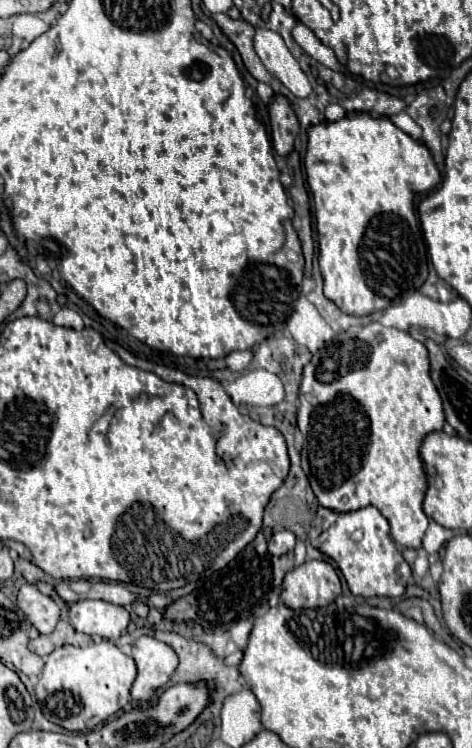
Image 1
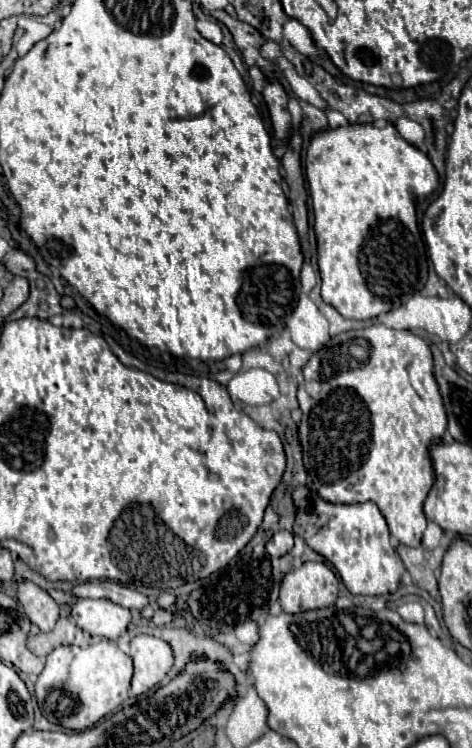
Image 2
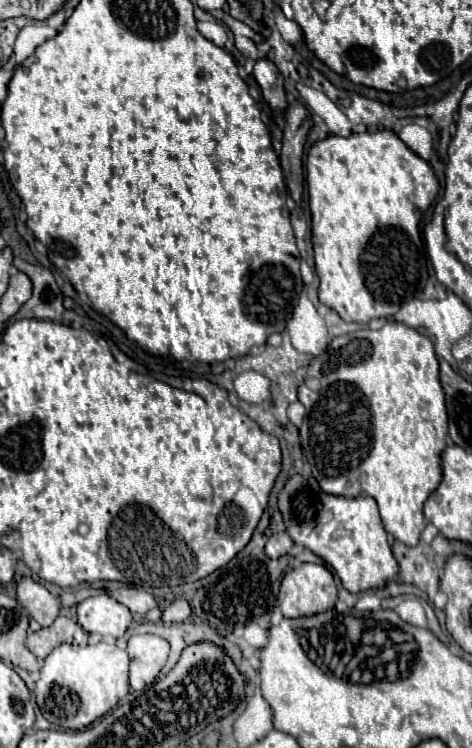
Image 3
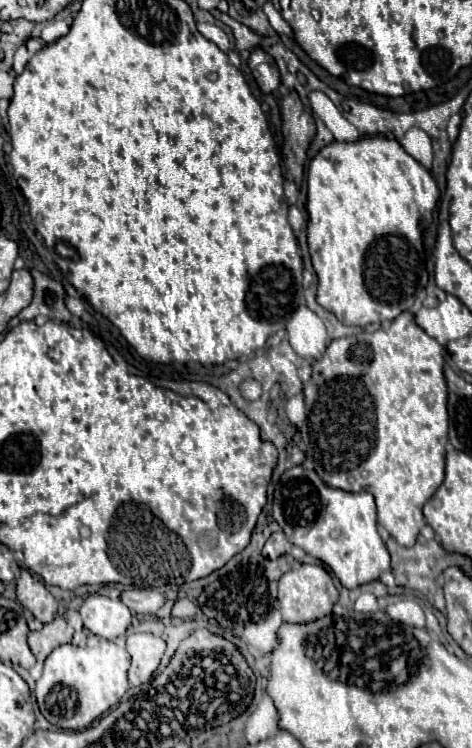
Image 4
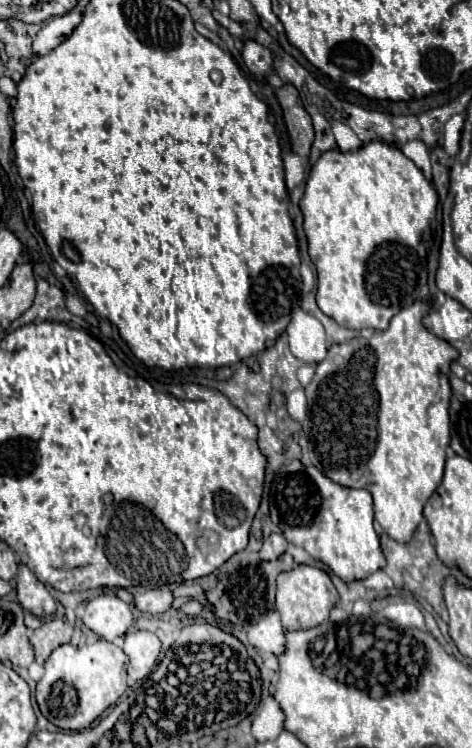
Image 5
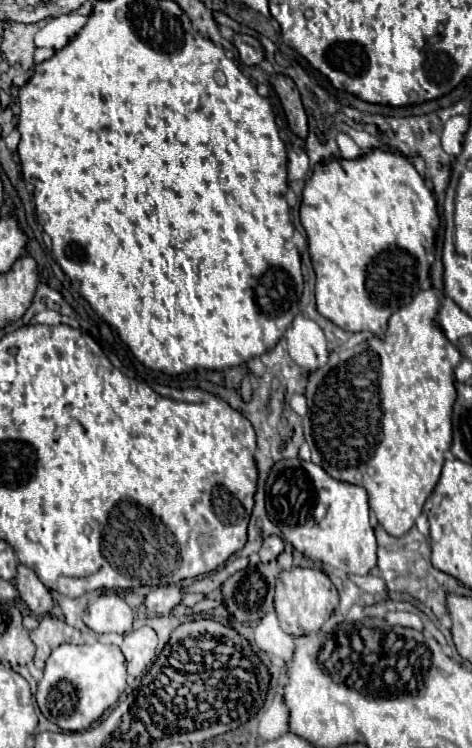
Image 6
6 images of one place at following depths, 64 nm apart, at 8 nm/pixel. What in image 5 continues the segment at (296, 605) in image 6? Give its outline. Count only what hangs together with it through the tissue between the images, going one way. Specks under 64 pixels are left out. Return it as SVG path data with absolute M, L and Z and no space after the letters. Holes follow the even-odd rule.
M294 566L288 572L278 576L278 592L276 592L276 610L280 612L284 630L308 630L320 626L328 620L330 610L338 604L338 592L330 580L330 576L314 566Z

